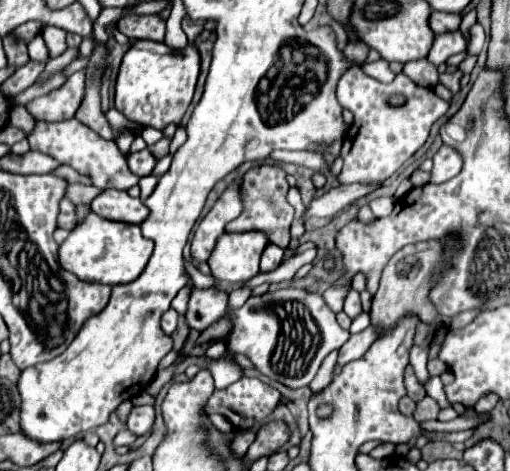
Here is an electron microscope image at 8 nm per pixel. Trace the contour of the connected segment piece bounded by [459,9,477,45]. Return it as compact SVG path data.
M474 9L462 17L462 22L460 24L460 30L464 34L466 43L470 40L469 29L477 22L477 10Z

